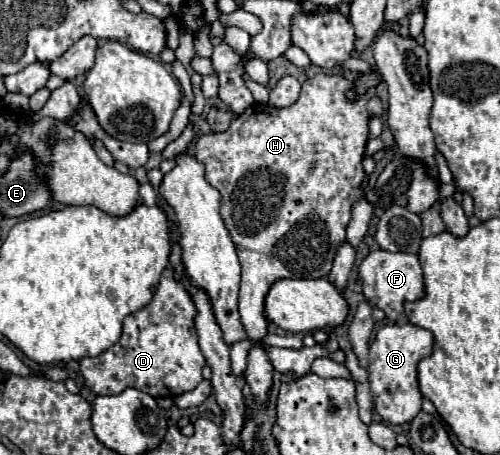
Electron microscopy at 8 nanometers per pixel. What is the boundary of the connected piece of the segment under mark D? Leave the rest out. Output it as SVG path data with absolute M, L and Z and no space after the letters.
M166 267L152 301L124 319L120 341L110 351L80 361L86 385L96 395L118 395L128 387L140 389L152 397L176 397L192 391L202 381L202 367L206 365L198 347L194 315L194 301L184 285L174 279L174 271Z

